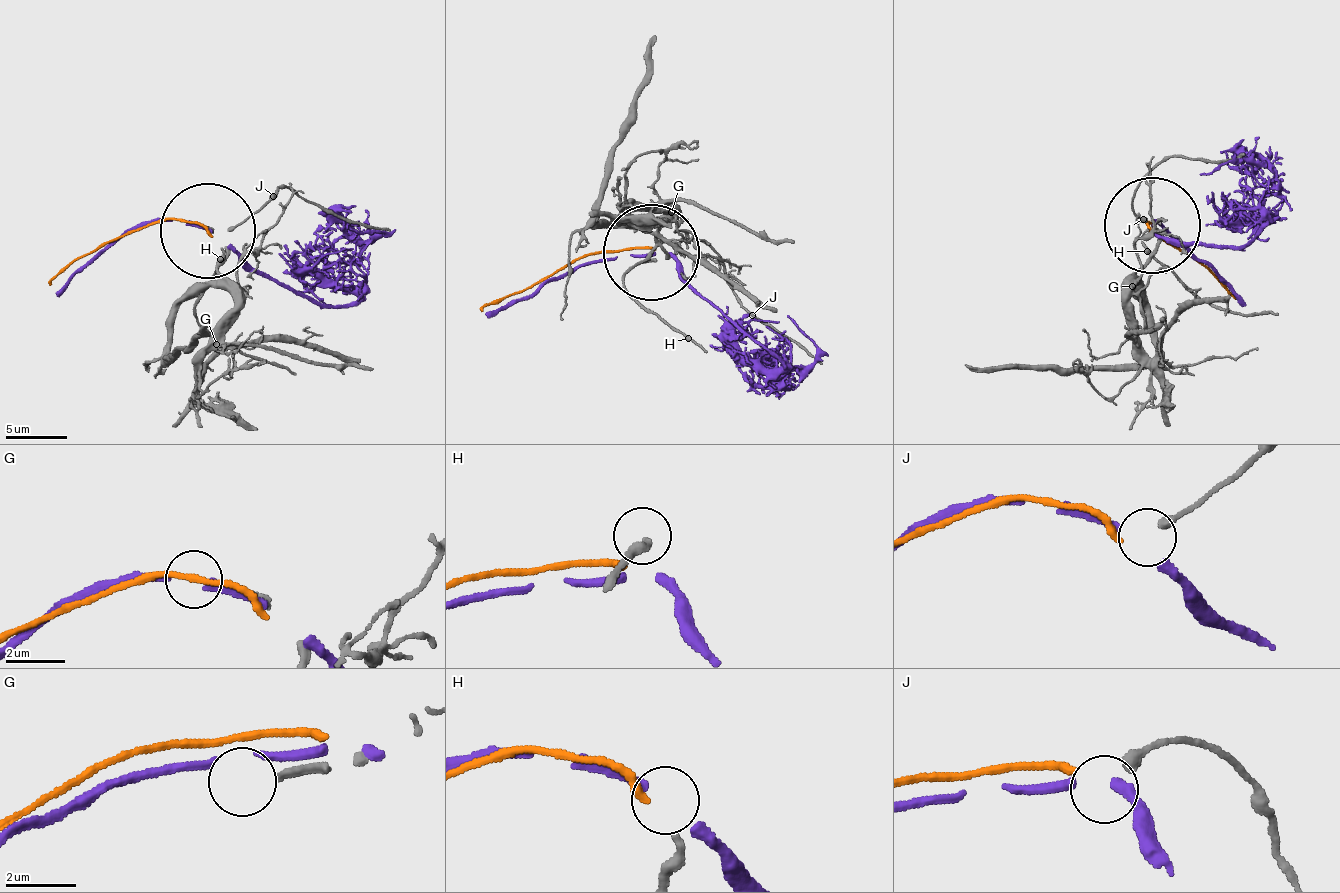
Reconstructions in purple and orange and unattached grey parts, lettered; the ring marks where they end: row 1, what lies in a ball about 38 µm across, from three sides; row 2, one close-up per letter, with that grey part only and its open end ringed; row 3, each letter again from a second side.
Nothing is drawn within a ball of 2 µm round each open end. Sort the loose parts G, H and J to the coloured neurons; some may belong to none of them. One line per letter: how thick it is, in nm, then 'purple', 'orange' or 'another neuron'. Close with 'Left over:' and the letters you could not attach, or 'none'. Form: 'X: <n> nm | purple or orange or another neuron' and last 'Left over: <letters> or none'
G: 240 nm | another neuron
H: 240 nm | another neuron
J: 320 nm | another neuron
Left over: G, H, J

